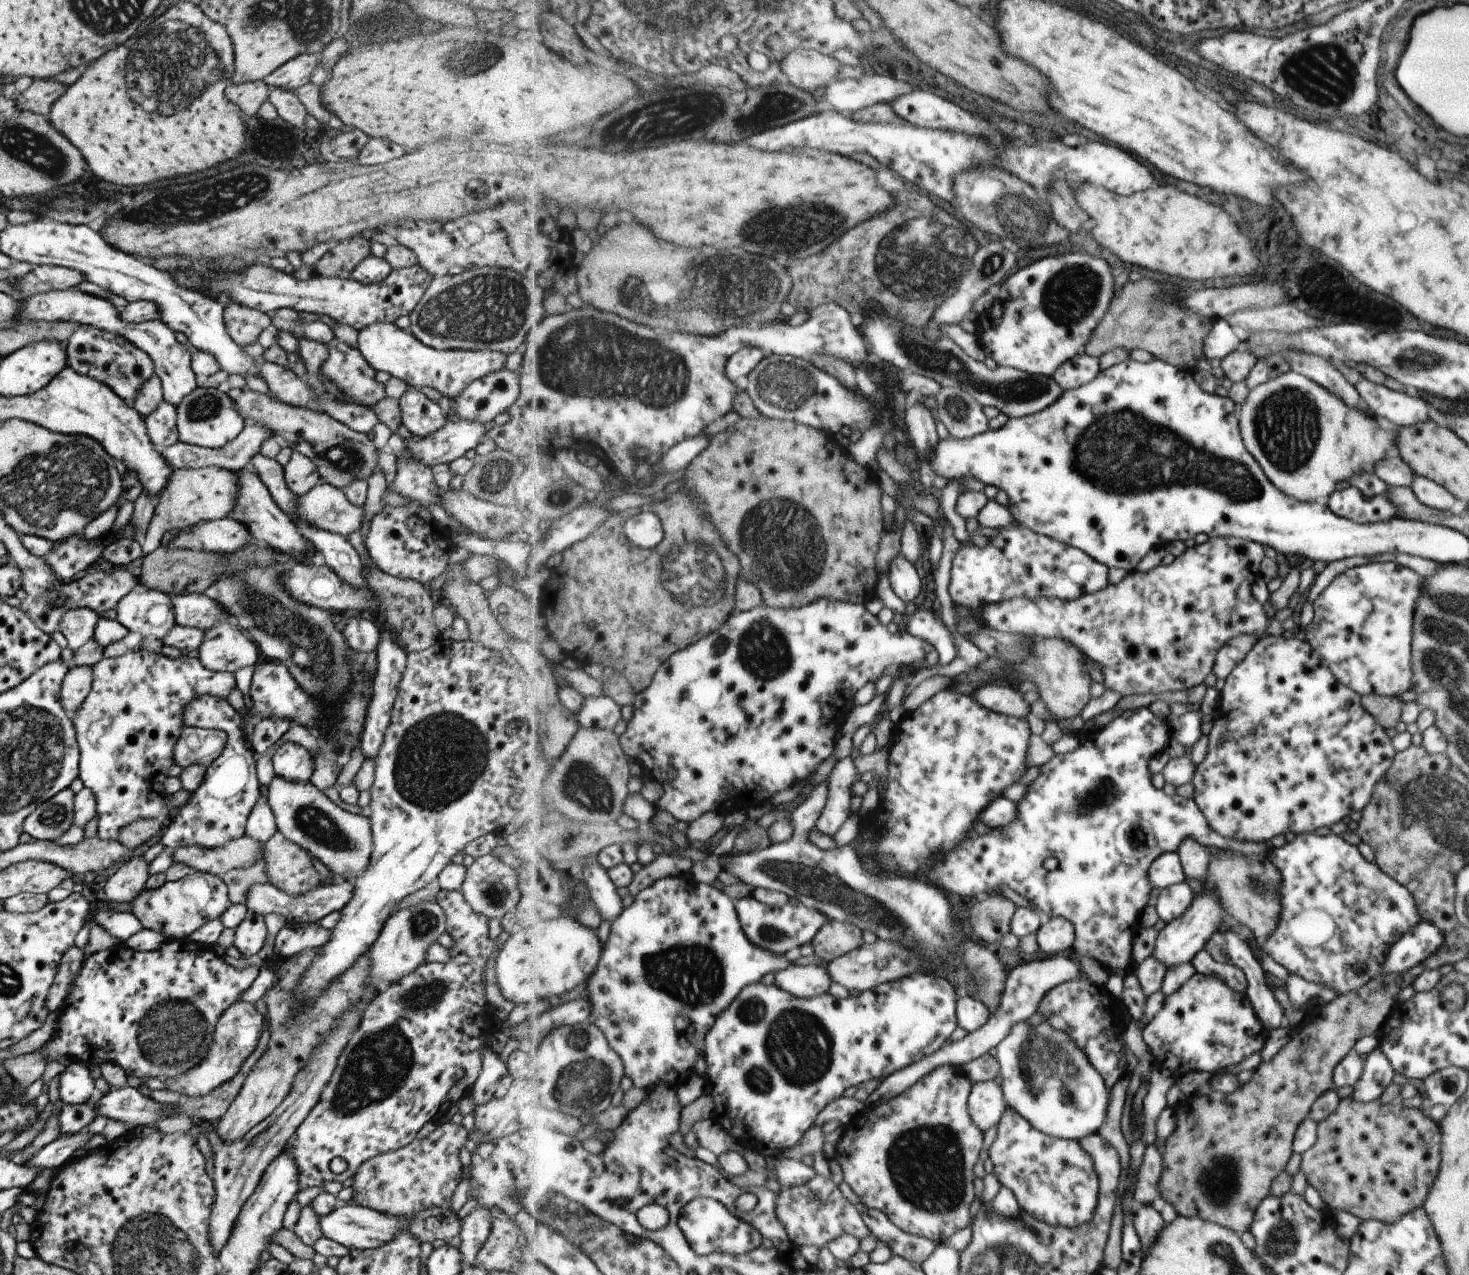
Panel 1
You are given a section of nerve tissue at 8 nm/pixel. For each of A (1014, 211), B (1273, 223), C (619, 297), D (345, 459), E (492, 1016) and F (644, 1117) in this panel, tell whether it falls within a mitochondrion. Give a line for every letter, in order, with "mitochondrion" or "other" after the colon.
A: mitochondrion
B: other
C: mitochondrion
D: mitochondrion
E: other
F: other

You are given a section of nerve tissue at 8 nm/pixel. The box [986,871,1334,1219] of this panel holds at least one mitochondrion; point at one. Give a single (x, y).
(1046, 1066)

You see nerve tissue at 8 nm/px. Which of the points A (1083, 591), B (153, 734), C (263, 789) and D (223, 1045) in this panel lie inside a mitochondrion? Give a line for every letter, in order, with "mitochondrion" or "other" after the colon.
A: other
B: other
C: other
D: mitochondrion

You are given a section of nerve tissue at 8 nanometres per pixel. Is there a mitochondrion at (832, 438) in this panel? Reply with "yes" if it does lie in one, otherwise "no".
no

